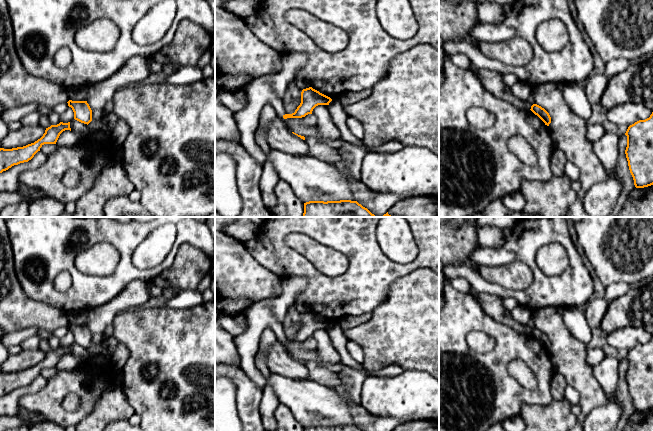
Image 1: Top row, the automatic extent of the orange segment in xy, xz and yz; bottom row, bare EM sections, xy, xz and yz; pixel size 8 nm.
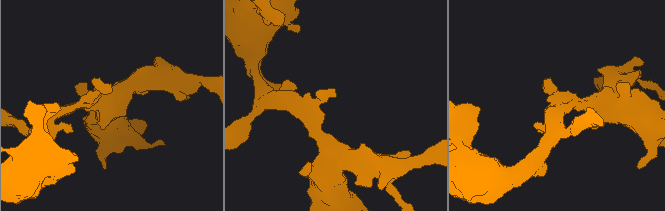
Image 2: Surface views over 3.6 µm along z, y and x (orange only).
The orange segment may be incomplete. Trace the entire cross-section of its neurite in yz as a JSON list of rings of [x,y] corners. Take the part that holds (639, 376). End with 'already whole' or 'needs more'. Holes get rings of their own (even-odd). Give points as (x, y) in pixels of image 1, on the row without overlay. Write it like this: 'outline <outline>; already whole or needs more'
outline [[[653,336],[649,342],[630,349],[625,374],[636,412],[653,409]]]; already whole

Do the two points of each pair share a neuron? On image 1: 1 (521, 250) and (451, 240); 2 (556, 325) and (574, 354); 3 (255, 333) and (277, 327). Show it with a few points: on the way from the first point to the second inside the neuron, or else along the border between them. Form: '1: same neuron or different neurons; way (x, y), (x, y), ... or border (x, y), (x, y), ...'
1: different neurons; border (479, 245), (471, 254), (471, 263), (463, 263)
2: same neuron; way (557, 332), (567, 347)
3: same neuron; way (260, 328), (263, 325), (272, 325)

